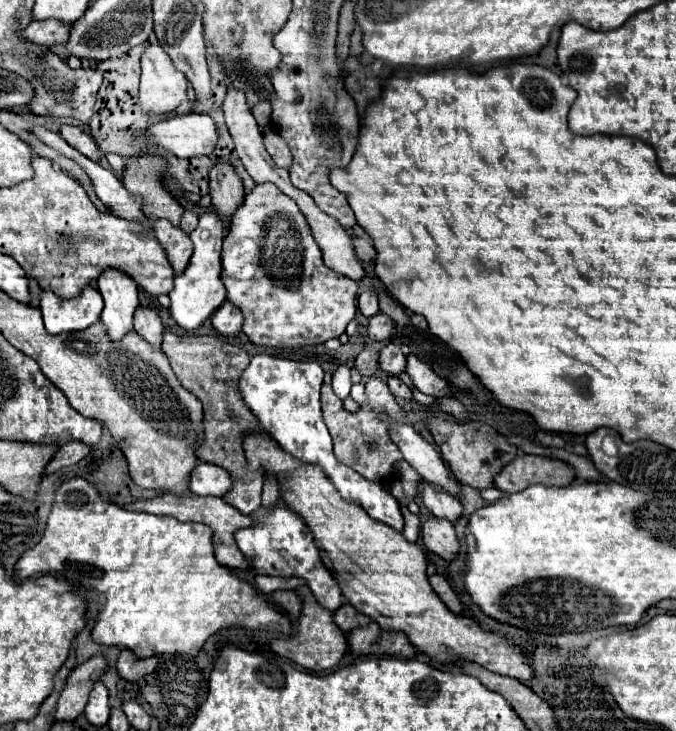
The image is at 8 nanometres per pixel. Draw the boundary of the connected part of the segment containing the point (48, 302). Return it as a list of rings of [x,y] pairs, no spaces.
[[[86,287],[80,299],[56,299],[52,291],[42,291],[40,311],[44,317],[44,327],[50,335],[70,333],[78,329],[88,329],[92,323],[100,321],[102,295]]]

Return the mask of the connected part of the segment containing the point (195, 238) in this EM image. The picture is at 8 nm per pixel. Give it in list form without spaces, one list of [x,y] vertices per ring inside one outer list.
[[[204,213],[200,217],[198,227],[190,233],[190,239],[194,243],[194,253],[190,257],[190,263],[184,273],[174,277],[174,289],[168,293],[170,297],[170,315],[184,331],[198,329],[212,313],[224,303],[226,289],[220,279],[222,265],[220,265],[220,251],[222,251],[222,239],[224,239],[224,223],[214,213]]]

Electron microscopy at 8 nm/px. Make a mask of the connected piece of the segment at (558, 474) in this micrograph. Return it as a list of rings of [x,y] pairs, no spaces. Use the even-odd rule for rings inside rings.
[[[518,455],[494,477],[494,487],[504,493],[516,493],[534,483],[566,487],[572,481],[574,469],[566,467],[564,461],[536,455]]]

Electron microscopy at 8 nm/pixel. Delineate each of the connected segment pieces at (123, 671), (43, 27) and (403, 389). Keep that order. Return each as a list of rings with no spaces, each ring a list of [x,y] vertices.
[[[124,649],[116,661],[116,671],[124,681],[138,681],[148,673],[152,673],[156,669],[156,663],[158,663],[156,657],[138,659],[132,651]]]
[[[32,21],[28,27],[20,29],[18,35],[36,45],[52,45],[52,43],[60,43],[60,41],[68,39],[68,31],[70,31],[70,27],[60,27],[60,23]]]
[[[390,377],[388,379],[388,387],[394,393],[394,397],[402,397],[402,399],[412,399],[412,391],[408,389],[408,385],[404,385],[398,377]]]

